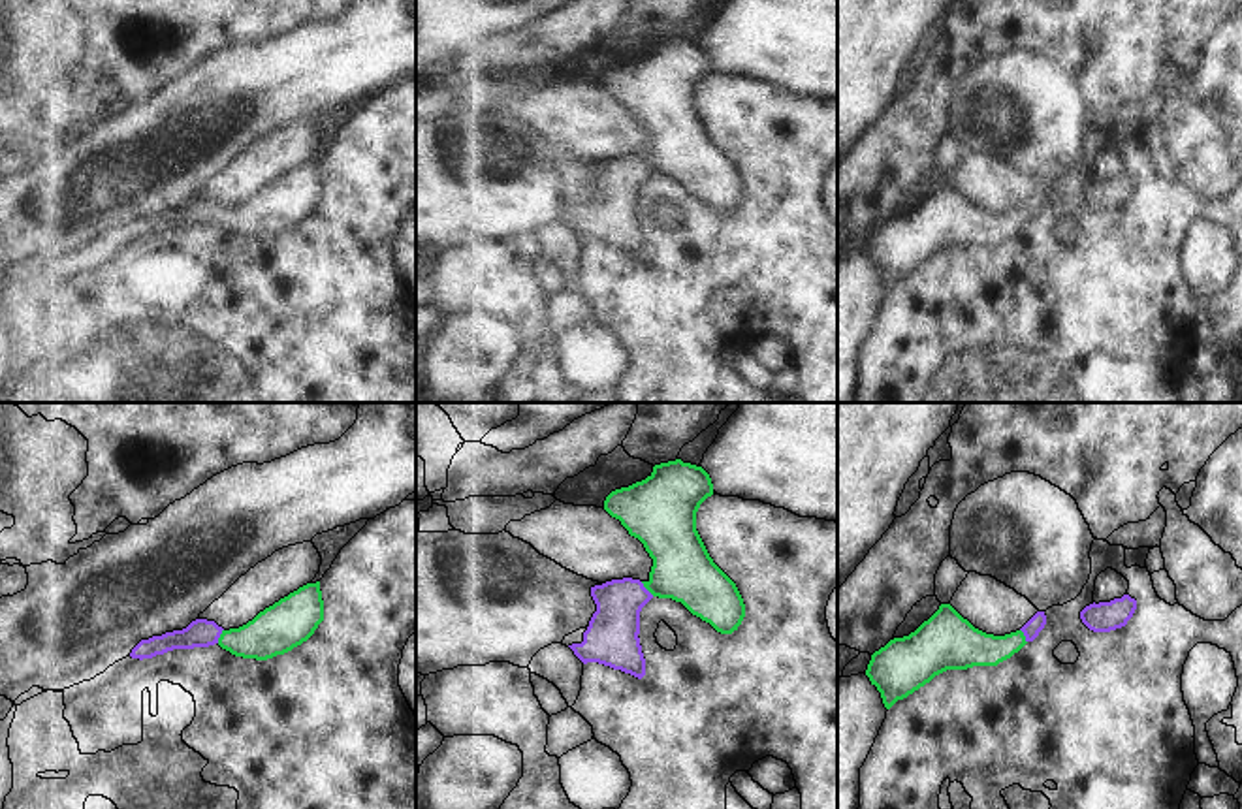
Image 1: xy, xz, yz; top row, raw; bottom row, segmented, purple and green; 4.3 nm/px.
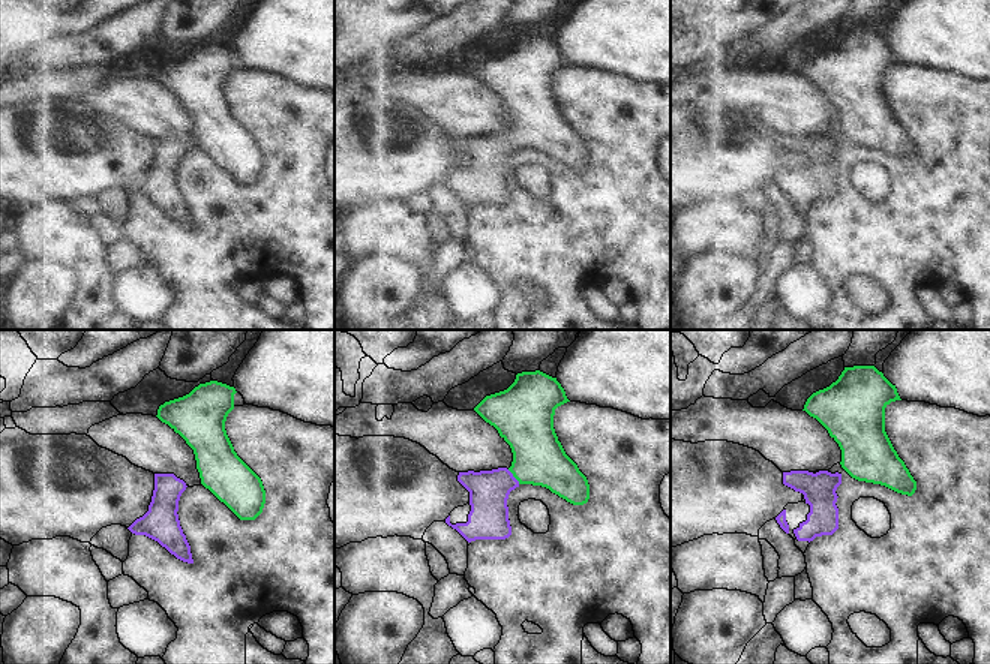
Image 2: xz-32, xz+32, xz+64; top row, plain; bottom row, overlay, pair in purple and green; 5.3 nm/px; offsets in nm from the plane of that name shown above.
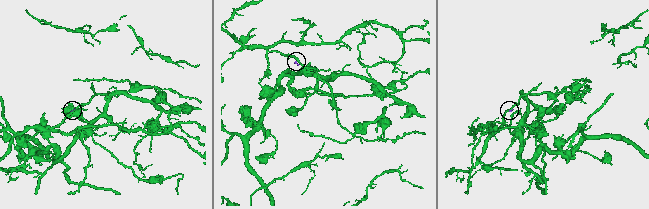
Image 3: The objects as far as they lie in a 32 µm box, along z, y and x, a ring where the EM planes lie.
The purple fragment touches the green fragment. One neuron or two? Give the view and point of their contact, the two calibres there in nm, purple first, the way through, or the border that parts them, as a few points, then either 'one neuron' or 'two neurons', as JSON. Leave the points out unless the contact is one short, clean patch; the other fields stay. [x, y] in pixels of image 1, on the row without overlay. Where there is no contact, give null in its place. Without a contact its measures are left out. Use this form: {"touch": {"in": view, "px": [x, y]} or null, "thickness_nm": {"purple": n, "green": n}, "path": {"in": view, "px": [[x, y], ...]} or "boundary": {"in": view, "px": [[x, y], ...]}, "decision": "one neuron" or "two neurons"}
{"touch": {"in": "xz", "px": [646, 168]}, "thickness_nm": {"purple": 220, "green": 260}, "path": {"in": "xz", "px": [[612, 215], [616, 198], [646, 168], [682, 149]]}, "decision": "one neuron"}

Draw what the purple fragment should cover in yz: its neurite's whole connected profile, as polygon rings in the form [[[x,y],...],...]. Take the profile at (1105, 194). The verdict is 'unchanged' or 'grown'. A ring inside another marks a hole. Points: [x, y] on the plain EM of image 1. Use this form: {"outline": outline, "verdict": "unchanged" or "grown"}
{"outline": [[[1129,173],[1110,181],[1090,182],[1080,190],[1082,201],[1093,211],[1110,211],[1127,203],[1137,188],[1137,179]]], "verdict": "unchanged"}

